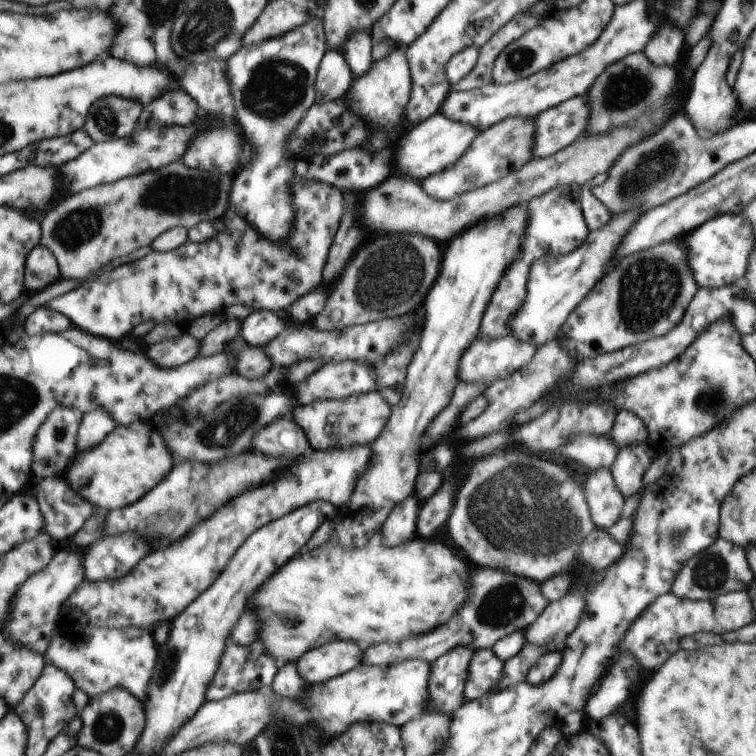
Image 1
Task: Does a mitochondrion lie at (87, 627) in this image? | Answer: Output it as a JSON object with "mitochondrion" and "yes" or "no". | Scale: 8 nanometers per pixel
{"mitochondrion":"no"}

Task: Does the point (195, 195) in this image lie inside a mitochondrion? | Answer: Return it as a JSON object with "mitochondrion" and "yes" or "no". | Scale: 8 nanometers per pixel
{"mitochondrion":"yes"}

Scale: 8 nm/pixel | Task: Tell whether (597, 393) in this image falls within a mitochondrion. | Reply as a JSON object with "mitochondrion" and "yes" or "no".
{"mitochondrion":"no"}

